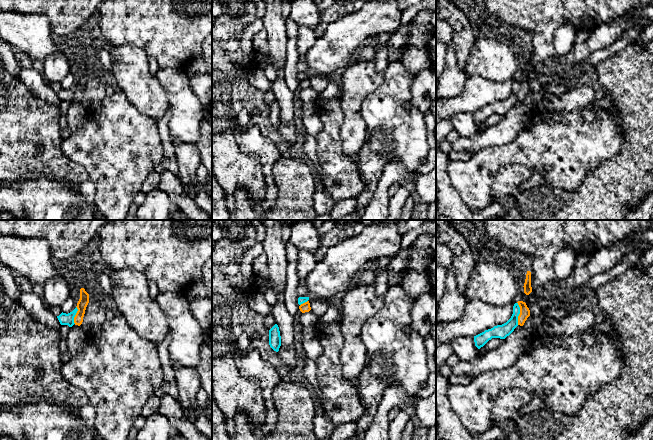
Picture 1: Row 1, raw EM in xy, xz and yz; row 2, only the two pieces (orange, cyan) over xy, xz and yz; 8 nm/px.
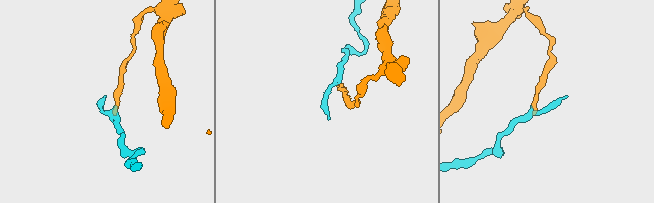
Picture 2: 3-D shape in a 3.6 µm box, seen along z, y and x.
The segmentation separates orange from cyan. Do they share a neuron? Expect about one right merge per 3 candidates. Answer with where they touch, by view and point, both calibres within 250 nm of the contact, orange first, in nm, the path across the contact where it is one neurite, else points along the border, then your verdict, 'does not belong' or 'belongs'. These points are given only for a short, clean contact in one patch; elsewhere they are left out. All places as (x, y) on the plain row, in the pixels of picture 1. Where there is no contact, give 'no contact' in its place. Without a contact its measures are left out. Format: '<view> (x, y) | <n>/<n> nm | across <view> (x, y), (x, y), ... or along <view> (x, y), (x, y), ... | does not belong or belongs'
yz (520, 89) | 80/110 nm | along yz (517, 78), (519, 83), (518, 100) | does not belong

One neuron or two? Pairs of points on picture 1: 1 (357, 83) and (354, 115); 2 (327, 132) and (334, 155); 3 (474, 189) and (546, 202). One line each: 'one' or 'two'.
1: one
2: one
3: two

